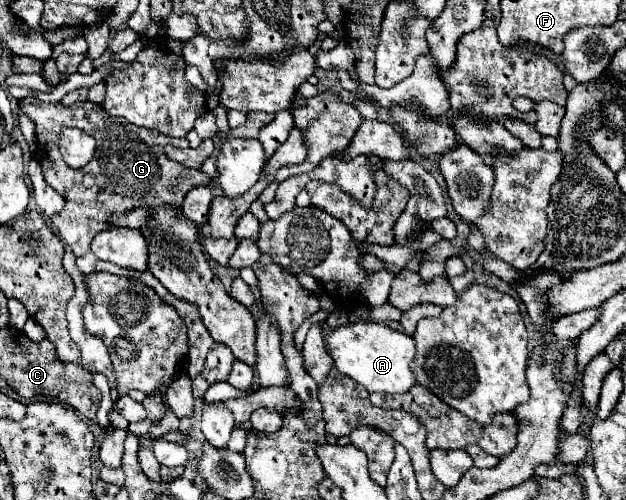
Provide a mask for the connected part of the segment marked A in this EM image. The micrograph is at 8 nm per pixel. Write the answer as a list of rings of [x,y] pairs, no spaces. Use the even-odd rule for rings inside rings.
[[[358,322],[334,328],[330,334],[324,334],[324,346],[332,358],[336,370],[354,382],[362,384],[368,392],[384,394],[402,394],[416,384],[414,374],[410,372],[410,362],[416,356],[416,346],[412,336],[396,332],[386,324],[376,322]]]

